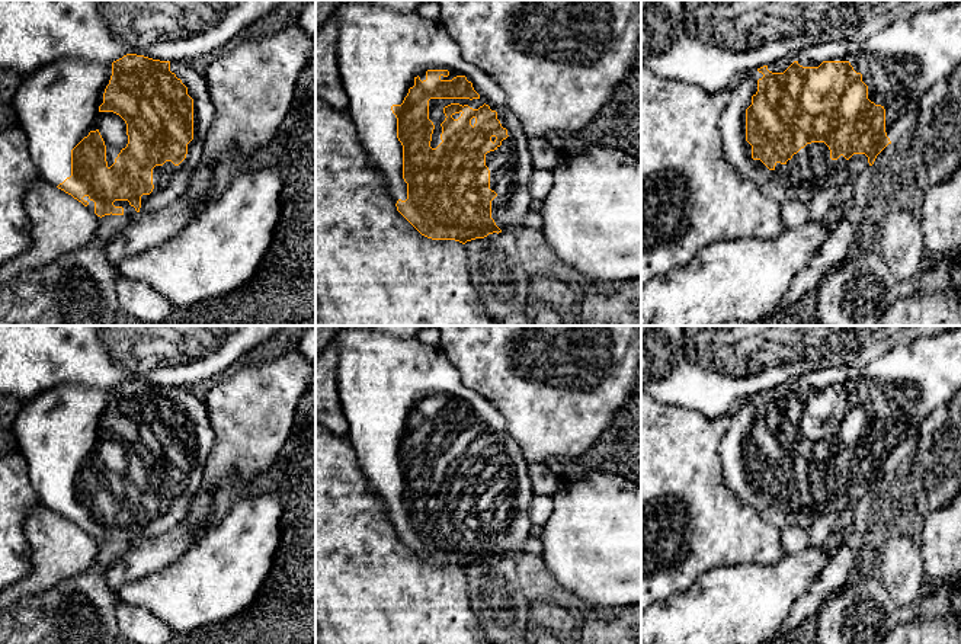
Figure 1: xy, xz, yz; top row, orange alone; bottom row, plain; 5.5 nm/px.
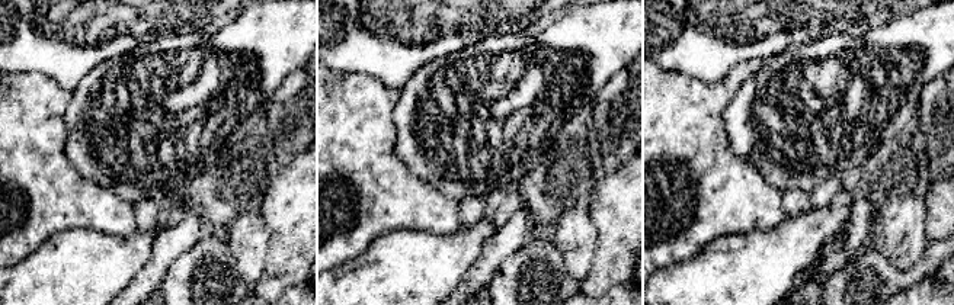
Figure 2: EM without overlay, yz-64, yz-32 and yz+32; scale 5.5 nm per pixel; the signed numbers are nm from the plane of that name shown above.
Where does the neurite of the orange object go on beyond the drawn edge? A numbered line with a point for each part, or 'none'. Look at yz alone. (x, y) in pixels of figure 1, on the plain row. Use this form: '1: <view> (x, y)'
1: yz (810, 496)

